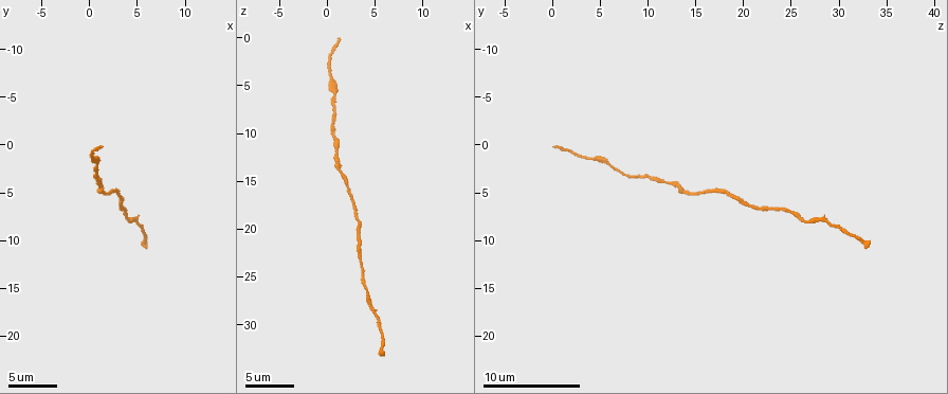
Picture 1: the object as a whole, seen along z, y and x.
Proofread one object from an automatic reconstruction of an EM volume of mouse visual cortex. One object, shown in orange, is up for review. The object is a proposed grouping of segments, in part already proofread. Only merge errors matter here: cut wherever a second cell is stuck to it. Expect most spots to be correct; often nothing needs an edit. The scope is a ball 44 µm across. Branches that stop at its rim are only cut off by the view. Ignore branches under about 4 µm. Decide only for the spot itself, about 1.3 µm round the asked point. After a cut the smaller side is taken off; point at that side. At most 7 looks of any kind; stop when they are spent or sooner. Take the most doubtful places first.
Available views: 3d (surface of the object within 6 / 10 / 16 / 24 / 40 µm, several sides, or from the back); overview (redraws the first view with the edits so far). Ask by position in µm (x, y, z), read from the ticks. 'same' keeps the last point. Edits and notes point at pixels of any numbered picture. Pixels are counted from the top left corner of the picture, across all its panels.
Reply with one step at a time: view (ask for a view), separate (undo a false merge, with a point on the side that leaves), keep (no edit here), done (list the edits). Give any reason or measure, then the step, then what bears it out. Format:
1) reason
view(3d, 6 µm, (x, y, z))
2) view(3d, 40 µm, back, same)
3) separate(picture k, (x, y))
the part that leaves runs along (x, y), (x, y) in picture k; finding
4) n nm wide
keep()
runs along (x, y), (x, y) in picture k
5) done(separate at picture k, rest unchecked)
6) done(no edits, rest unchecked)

view(3d, 16 µm, (2.4, 5.0, 16.4))

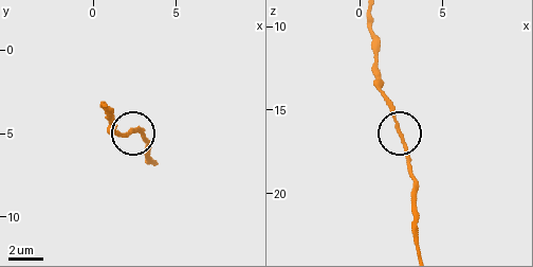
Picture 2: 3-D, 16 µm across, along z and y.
230 nm wide
keep()
one cell here

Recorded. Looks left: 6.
calibre changes
view(3d, 10 µm, (0.4, 1.2, 4.4))

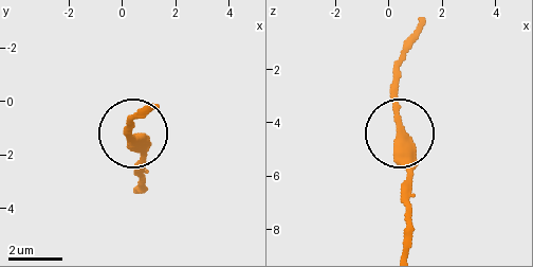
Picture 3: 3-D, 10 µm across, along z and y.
310 nm wide
keep()
runs along (406, 248), (399, 52) in picture 3; one cell here

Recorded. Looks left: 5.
thick turns thin
view(3d, 10 µm, (0.4, 3.2, 9.6))

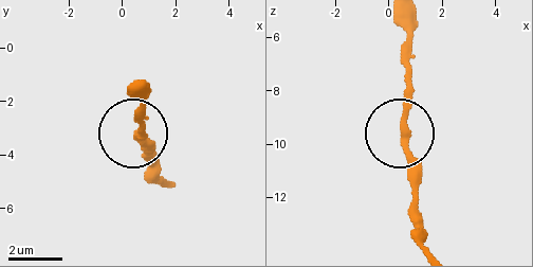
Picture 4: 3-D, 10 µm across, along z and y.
keep()
continuous, no second cell

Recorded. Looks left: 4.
done(no edits, rest unchecked)

